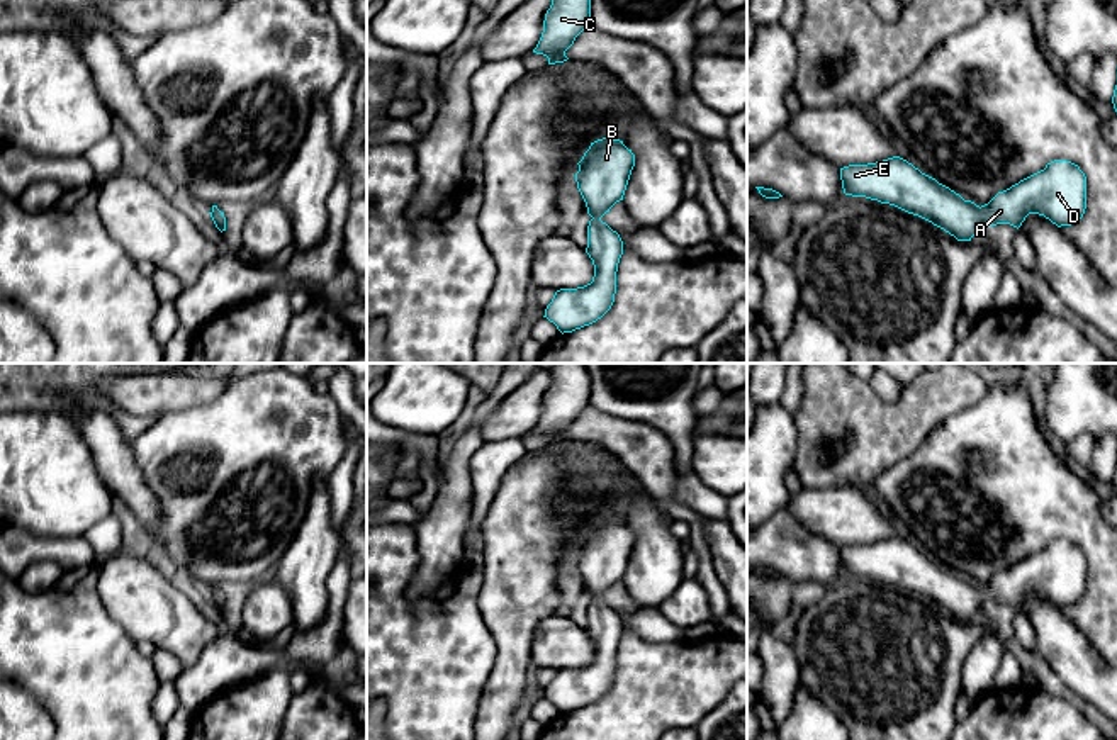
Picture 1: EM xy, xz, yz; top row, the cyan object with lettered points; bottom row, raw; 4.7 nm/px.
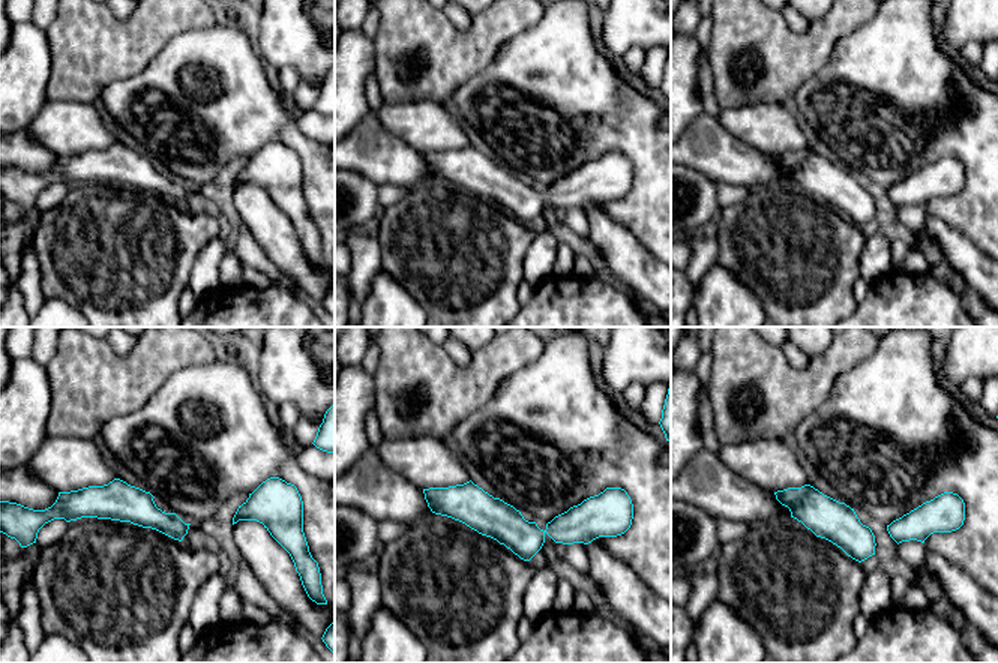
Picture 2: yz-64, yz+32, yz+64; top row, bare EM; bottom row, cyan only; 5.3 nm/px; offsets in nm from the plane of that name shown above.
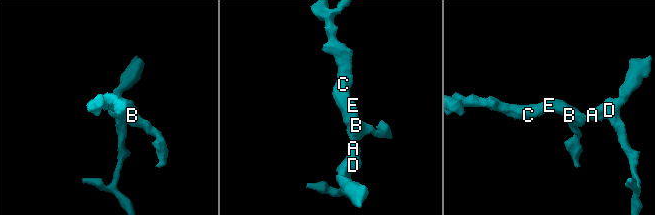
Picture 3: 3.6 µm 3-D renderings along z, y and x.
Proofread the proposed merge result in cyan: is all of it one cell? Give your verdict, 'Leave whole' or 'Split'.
Leave whole

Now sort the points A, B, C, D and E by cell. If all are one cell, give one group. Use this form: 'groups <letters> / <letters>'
groups A B C D E

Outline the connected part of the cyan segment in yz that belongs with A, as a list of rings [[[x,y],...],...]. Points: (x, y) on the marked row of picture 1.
[[[900,156],[867,165],[849,165],[840,168],[840,180],[845,195],[866,197],[881,204],[895,205],[908,214],[918,216],[944,229],[957,241],[971,241],[979,227],[1010,224],[1020,227],[1029,214],[1039,214],[1058,227],[1076,224],[1086,209],[1086,177],[1078,165],[1066,160],[1054,160],[1044,170],[1020,180],[1010,188],[998,192],[988,204],[976,205],[964,200],[949,187],[922,173]]]

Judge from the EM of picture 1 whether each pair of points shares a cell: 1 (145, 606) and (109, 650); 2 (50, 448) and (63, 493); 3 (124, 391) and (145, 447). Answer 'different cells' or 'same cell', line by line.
1: different cells
2: same cell
3: different cells

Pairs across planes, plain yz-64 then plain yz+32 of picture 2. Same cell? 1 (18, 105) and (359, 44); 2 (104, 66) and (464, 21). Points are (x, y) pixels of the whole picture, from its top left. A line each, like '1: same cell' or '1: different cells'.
1: same cell
2: different cells

